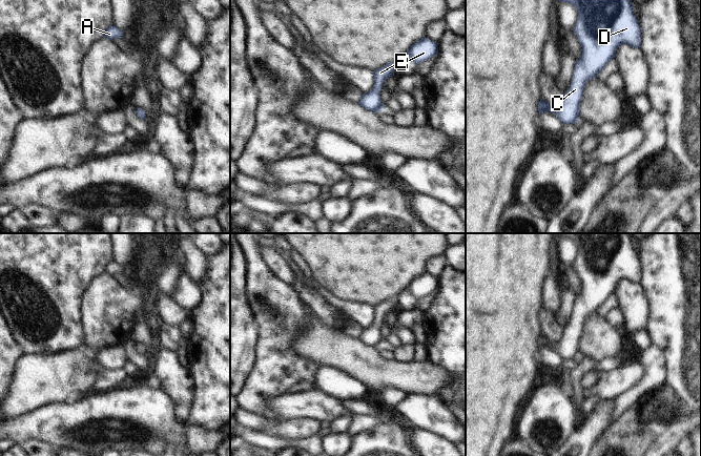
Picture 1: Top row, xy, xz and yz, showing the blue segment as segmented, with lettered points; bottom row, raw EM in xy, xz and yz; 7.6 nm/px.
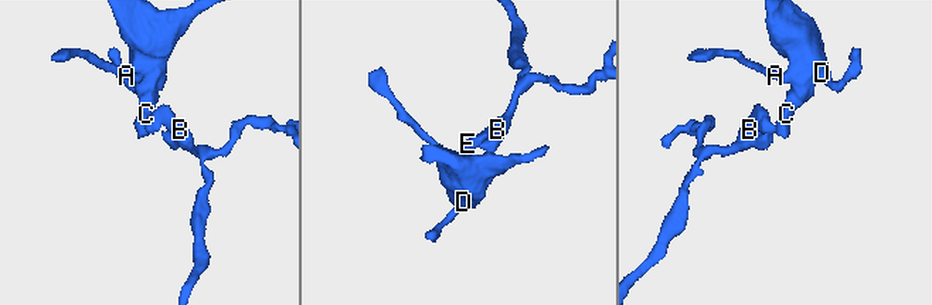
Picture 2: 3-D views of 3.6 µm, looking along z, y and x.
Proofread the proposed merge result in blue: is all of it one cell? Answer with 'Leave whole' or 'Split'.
Leave whole.

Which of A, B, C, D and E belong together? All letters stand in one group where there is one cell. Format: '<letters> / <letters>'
A B C D E

